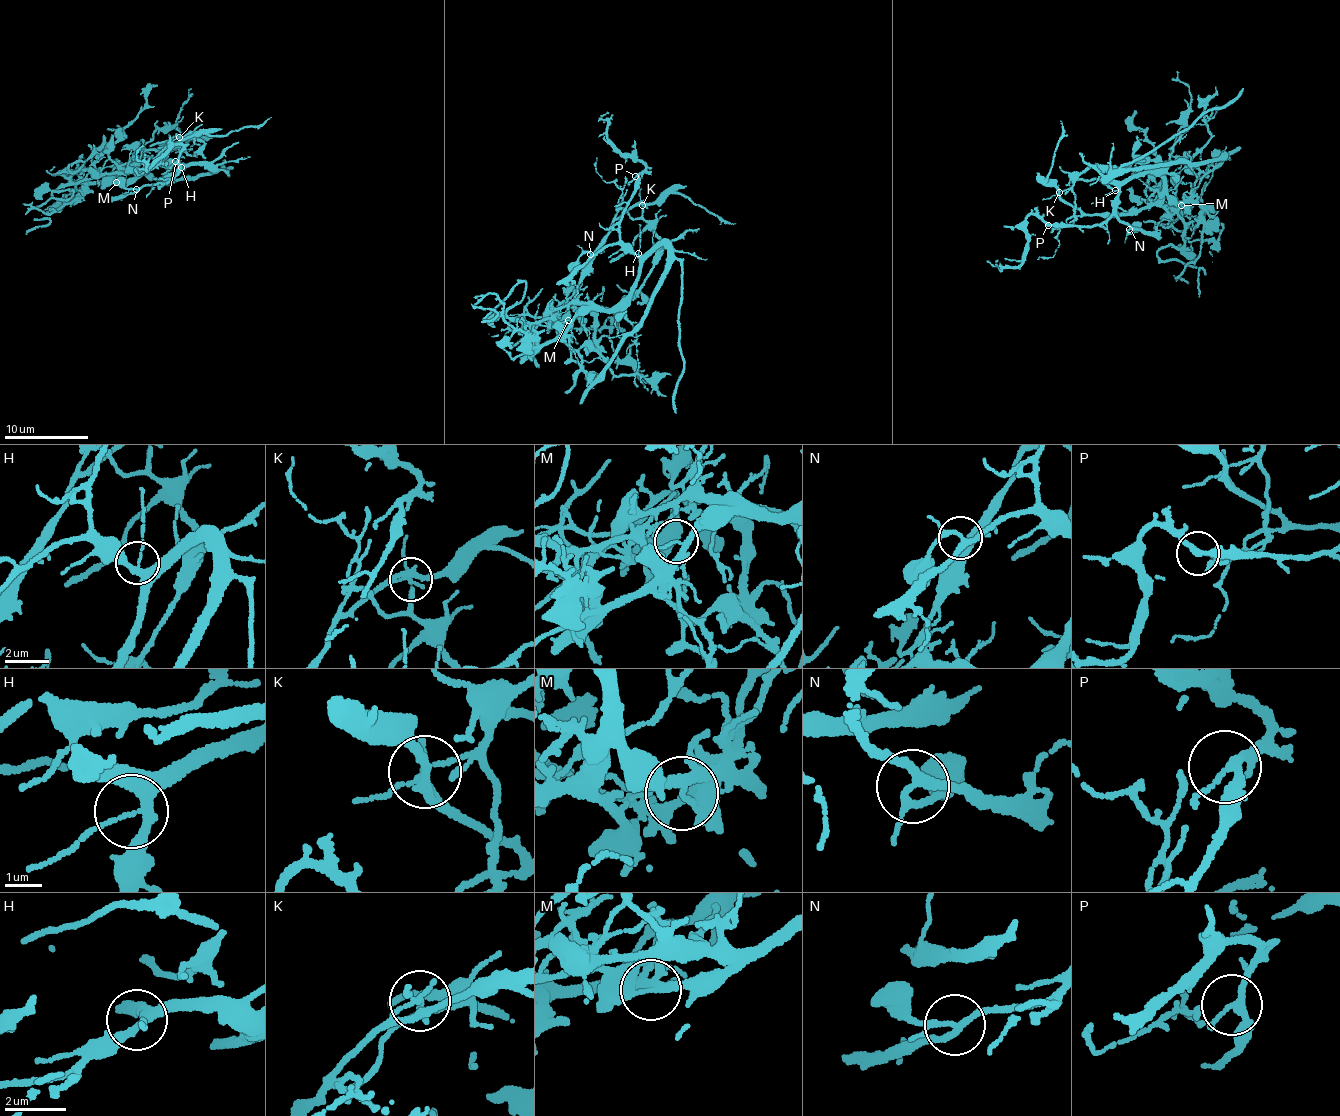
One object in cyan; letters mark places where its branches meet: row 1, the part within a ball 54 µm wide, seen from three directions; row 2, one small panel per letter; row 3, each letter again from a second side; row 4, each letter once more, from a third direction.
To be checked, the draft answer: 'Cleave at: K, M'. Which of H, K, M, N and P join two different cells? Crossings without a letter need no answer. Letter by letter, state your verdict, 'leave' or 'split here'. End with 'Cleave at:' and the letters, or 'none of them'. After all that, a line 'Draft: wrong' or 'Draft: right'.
H: leave
K: split here
M: split here
N: leave
P: leave
Cleave at: K, M
Draft: right

